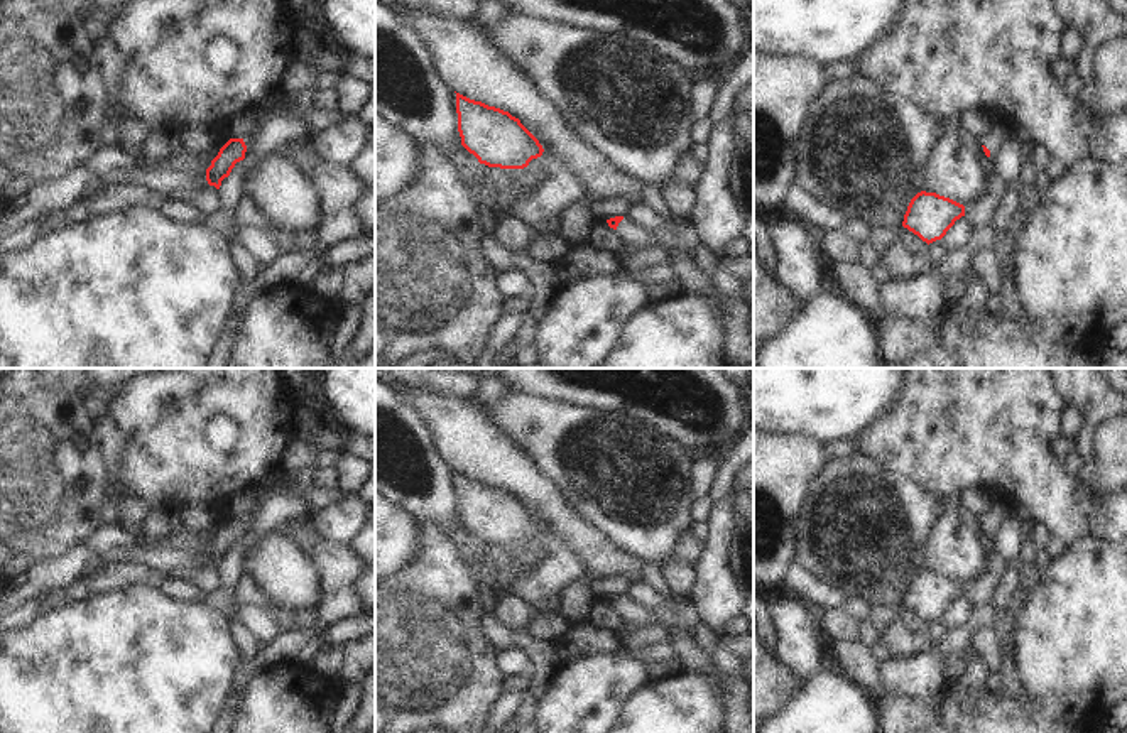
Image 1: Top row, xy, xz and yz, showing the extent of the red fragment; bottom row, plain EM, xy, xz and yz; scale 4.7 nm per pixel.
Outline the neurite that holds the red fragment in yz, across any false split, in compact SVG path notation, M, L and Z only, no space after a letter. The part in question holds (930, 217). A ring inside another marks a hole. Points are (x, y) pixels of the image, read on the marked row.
M917 193L904 214L902 226L928 245L941 240L956 220L965 216L965 206L936 193Z

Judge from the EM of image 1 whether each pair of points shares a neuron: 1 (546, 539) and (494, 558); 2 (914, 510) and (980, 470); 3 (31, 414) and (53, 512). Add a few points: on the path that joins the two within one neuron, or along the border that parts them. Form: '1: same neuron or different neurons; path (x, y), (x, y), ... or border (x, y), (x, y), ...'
1: same neuron; path (533, 553), (528, 558), (507, 558)
2: different neurons; border (903, 475), (936, 500)
3: same neuron; path (31, 438), (31, 468), (41, 480), (43, 488)

